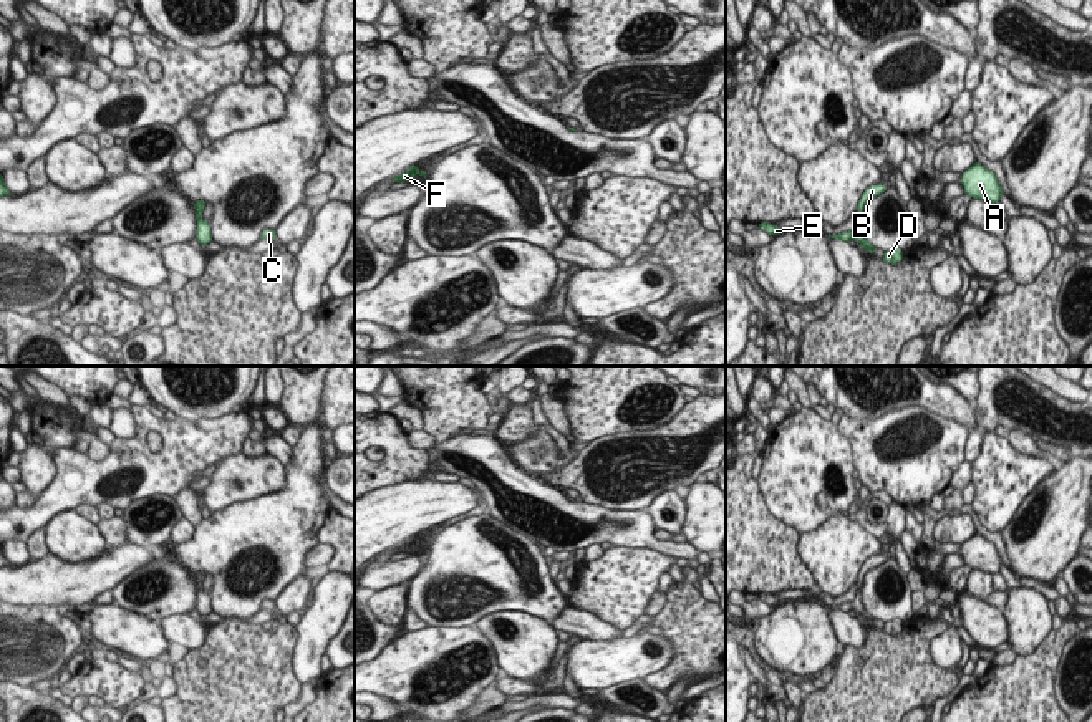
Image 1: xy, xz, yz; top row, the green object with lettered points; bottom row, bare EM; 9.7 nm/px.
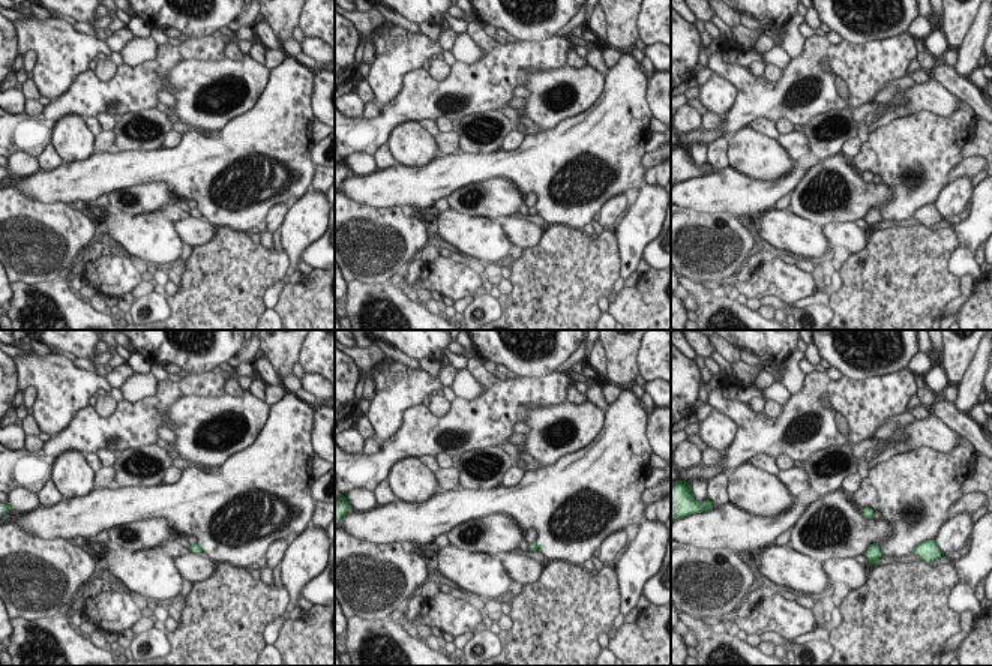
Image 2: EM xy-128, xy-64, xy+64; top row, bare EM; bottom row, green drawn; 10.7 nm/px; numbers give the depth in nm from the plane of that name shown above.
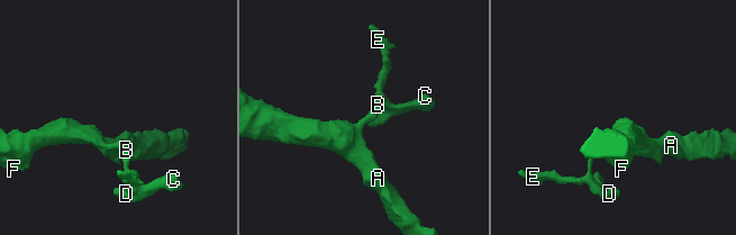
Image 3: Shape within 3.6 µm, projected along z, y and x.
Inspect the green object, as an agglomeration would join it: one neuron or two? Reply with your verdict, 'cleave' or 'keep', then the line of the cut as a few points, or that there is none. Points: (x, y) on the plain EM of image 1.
keep; cut none

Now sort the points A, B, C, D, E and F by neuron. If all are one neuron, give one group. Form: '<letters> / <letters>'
A B C D E F

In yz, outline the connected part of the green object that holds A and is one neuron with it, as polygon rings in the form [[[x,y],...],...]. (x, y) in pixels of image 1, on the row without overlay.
[[[979,533],[964,542],[959,553],[964,556],[964,565],[984,573],[999,573],[1004,565],[996,545]]]

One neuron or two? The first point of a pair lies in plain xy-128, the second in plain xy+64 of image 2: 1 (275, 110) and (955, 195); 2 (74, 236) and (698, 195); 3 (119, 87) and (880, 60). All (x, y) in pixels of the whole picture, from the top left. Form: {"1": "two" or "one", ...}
{"1": "two", "2": "two", "3": "one"}

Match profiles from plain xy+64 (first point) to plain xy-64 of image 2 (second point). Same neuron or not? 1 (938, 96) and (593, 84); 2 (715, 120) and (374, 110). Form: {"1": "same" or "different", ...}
{"1": "same", "2": "same"}

